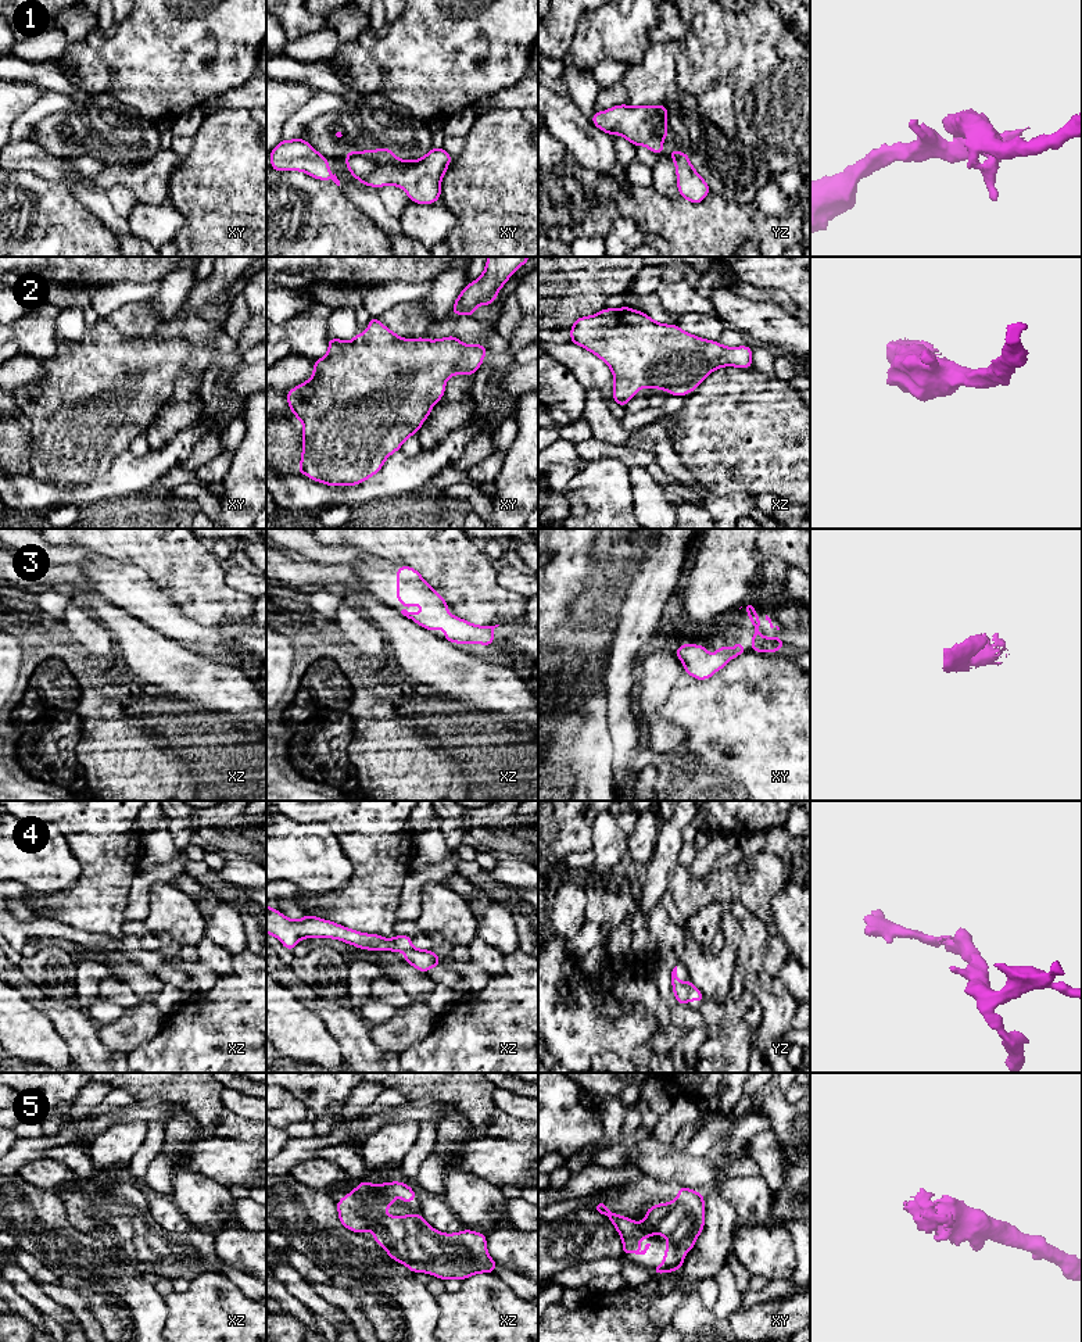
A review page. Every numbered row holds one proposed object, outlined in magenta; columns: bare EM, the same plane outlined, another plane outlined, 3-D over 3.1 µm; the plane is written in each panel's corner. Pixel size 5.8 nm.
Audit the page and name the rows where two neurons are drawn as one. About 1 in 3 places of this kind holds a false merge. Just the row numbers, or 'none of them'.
1

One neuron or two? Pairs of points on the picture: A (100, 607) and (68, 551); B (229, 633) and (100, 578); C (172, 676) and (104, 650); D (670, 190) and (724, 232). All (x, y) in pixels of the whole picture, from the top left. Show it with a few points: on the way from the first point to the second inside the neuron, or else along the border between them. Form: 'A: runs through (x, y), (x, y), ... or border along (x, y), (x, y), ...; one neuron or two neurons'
A: border along (88, 586), (117, 607); two neurons
B: runs through (197, 633), (161, 615), (132, 589); one neuron
C: border along (100, 621), (111, 633), (117, 650); two neurons
D: border along (652, 183), (669, 197), (679, 197); two neurons

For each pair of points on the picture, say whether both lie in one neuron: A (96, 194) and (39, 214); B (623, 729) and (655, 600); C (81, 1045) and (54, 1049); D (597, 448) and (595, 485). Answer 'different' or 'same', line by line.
A: different
B: same
C: different
D: different

